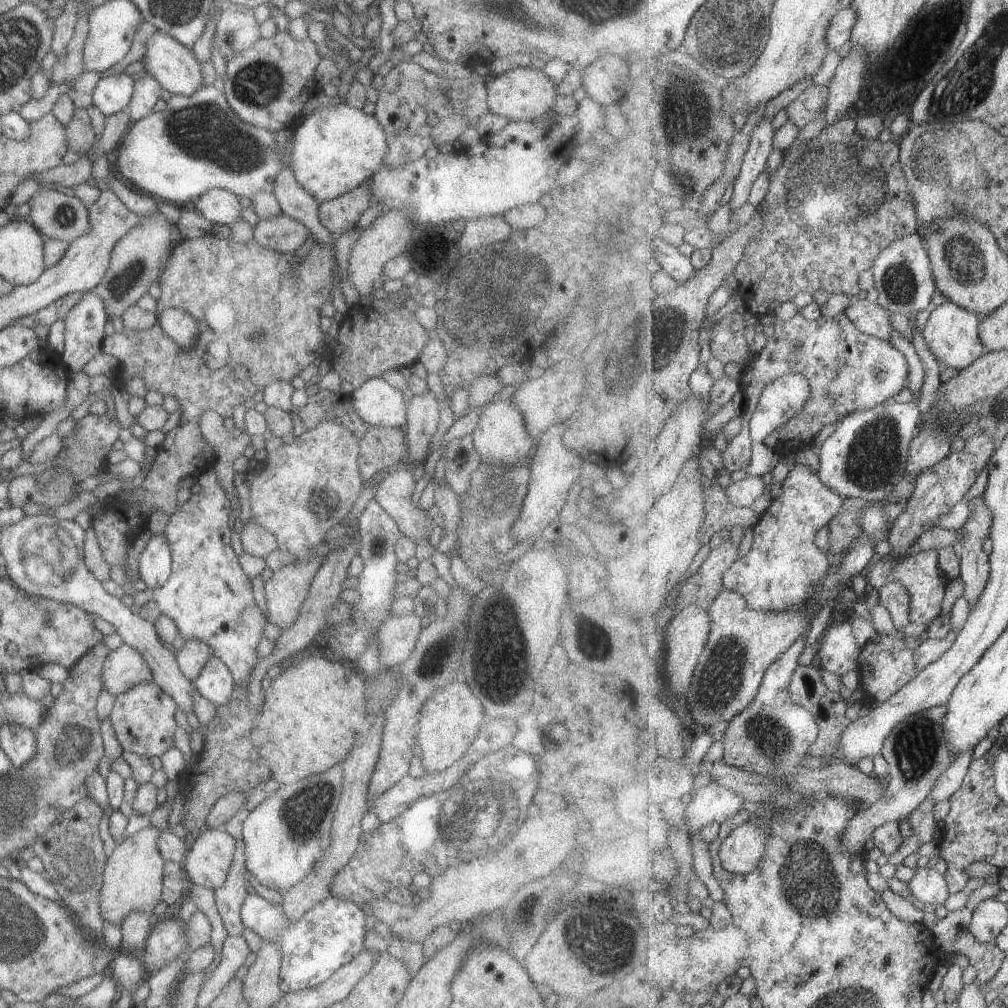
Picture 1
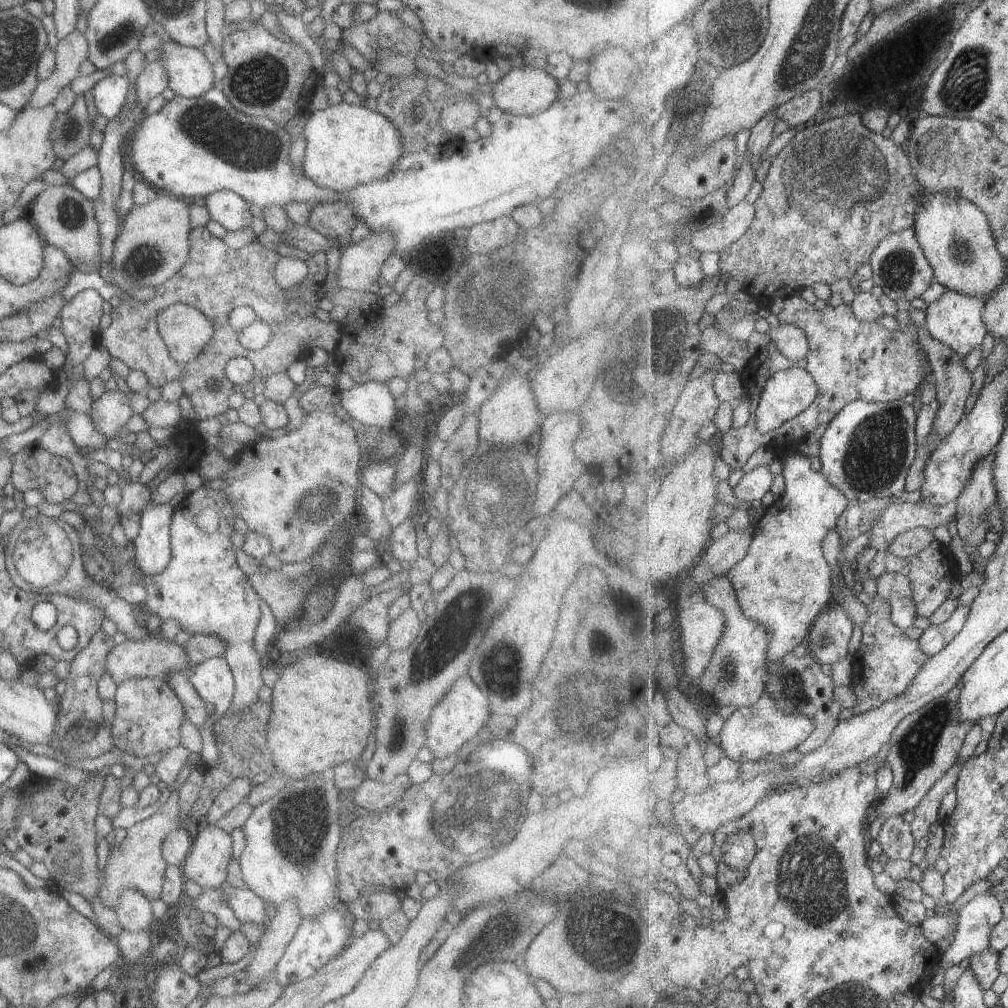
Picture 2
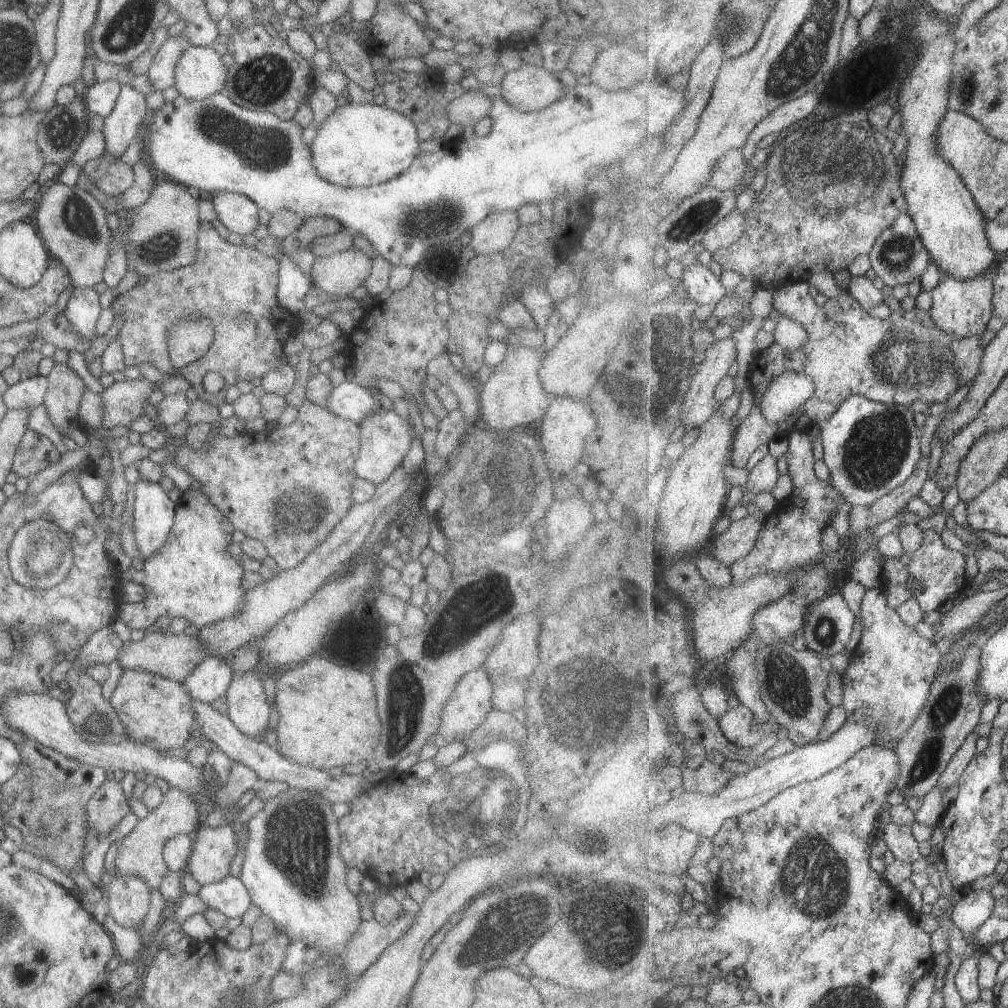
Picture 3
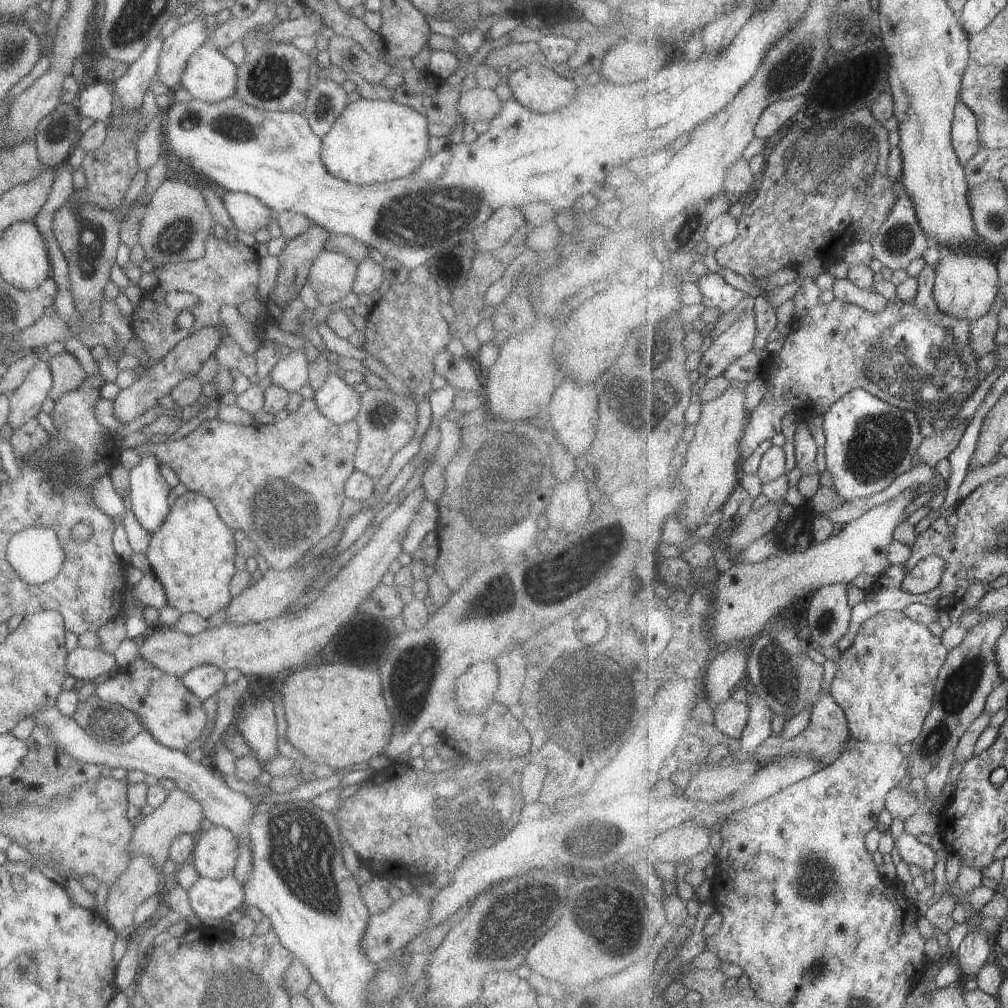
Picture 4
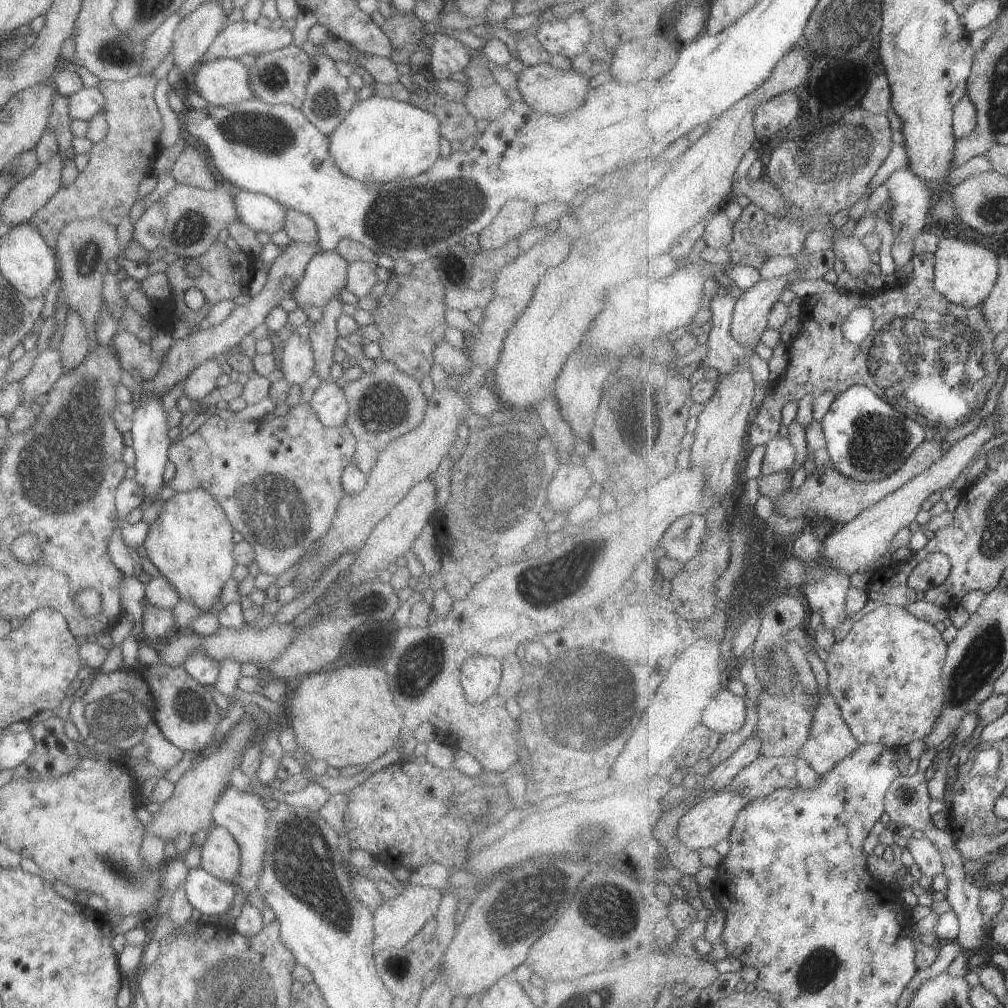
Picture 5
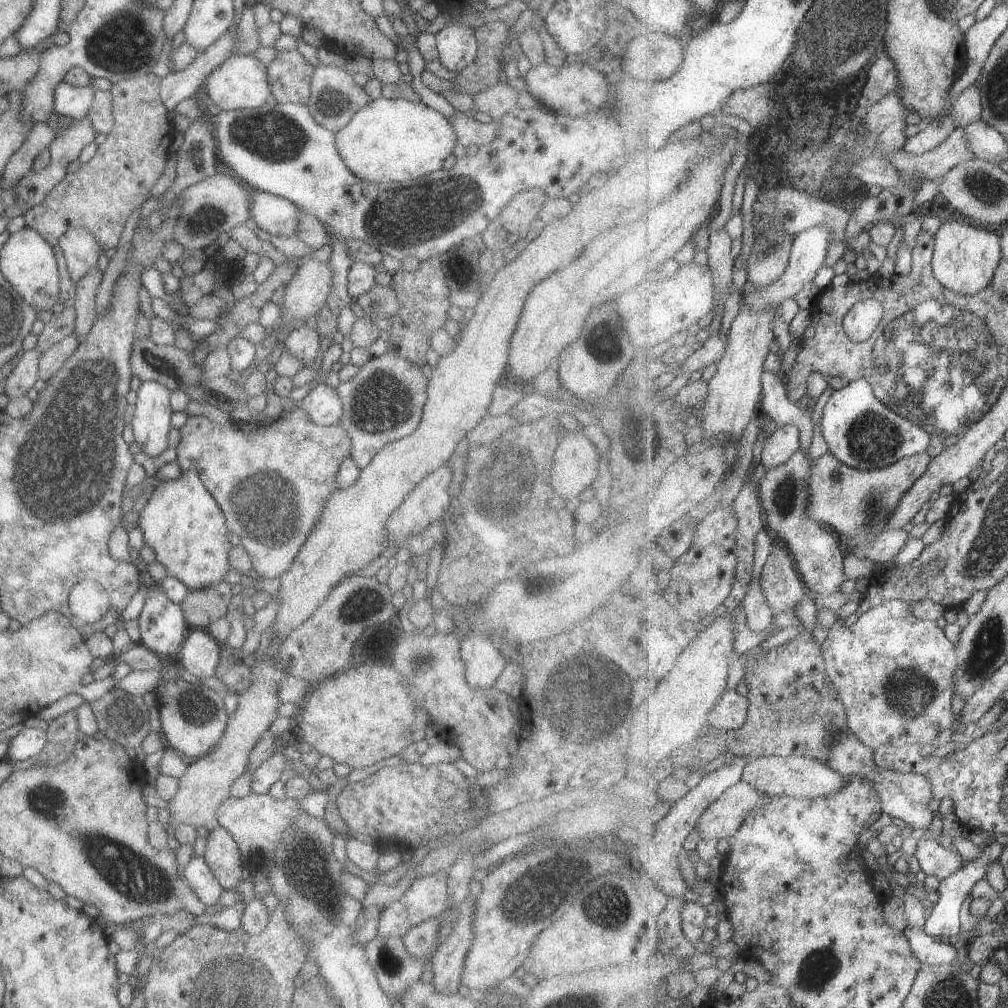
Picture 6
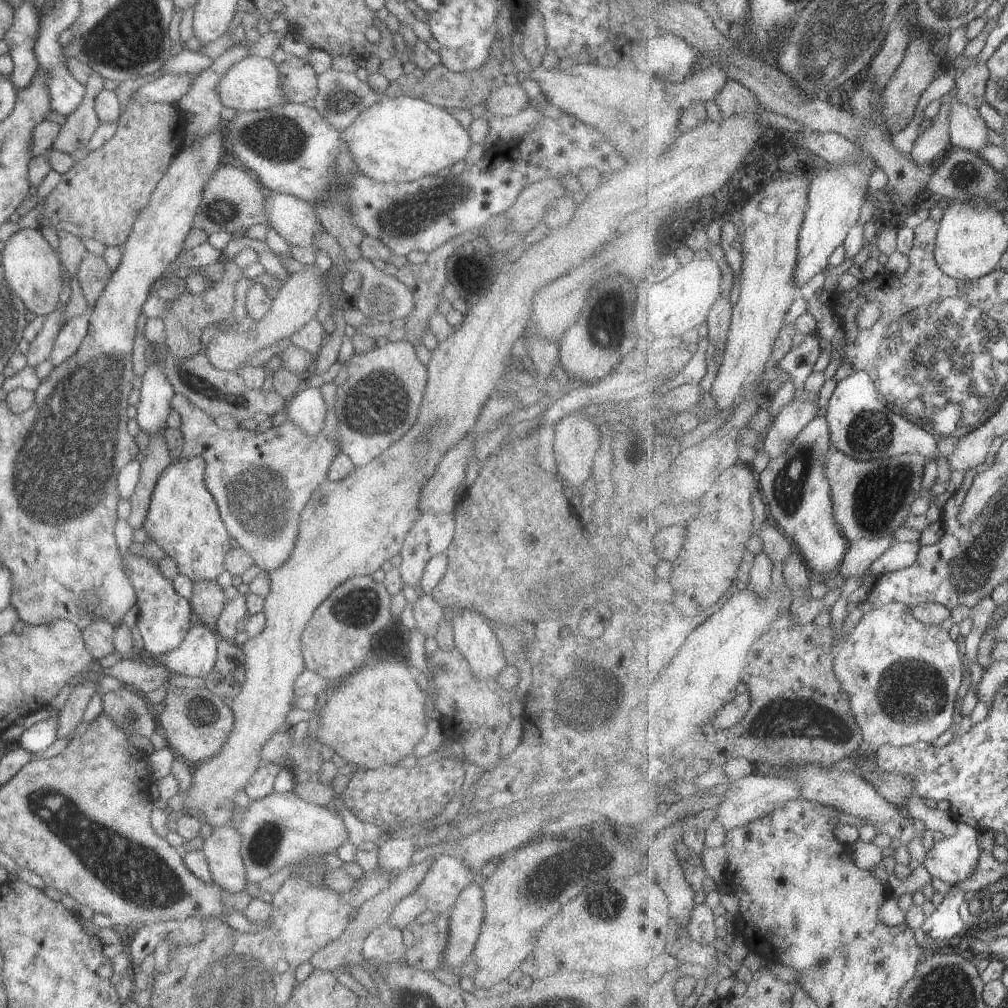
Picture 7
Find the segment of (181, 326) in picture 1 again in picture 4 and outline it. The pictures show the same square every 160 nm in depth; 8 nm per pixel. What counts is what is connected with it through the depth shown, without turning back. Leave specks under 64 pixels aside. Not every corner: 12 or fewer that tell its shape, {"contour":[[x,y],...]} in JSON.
{"contour":[[223,326],[201,327],[112,399],[124,425],[201,371]]}

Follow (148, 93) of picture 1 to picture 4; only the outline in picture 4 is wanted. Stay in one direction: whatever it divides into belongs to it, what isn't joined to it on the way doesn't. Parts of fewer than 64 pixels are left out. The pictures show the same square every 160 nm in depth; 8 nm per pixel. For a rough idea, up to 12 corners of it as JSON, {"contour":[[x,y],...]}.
{"contour":[[195,17],[162,39],[154,74],[171,91],[207,43]]}

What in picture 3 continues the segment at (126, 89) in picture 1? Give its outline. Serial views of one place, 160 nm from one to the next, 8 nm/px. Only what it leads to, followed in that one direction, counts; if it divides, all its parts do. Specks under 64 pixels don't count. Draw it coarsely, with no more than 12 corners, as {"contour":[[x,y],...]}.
{"contour":[[94,81],[84,90],[87,116],[113,111],[120,85]]}

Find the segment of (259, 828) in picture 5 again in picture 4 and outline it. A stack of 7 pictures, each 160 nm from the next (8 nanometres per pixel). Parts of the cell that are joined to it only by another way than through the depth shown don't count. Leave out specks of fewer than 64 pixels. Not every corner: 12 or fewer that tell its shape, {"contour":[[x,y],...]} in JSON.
{"contour":[[54,706],[30,718],[75,760],[169,778],[236,836],[232,875],[250,873],[250,798],[141,729],[107,744]]}

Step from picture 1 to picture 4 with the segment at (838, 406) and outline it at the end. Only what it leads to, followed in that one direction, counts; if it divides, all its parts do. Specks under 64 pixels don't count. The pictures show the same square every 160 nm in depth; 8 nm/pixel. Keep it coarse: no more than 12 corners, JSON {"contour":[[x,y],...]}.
{"contour":[[925,264],[881,314],[815,279],[764,362],[743,459],[855,389],[952,420],[982,376]]}

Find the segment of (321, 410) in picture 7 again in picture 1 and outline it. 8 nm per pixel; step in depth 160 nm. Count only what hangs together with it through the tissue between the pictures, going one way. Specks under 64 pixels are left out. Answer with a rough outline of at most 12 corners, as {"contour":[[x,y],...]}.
{"contour":[[380,376],[347,397],[353,417],[374,427],[403,428],[402,392]]}

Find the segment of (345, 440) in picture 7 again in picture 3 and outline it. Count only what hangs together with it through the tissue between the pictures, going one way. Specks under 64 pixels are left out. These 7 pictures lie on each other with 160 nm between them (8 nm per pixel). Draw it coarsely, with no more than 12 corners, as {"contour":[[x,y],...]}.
{"contour":[[379,406],[358,423],[356,478],[376,486],[406,456],[410,420]]}

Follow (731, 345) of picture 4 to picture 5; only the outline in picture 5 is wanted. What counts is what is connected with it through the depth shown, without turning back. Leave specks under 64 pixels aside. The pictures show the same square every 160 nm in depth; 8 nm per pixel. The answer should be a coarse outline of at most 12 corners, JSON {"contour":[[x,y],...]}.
{"contour":[[806,250],[798,269],[778,279],[761,279],[735,304],[731,336],[755,347],[768,328],[777,298],[803,280],[810,267]]}

